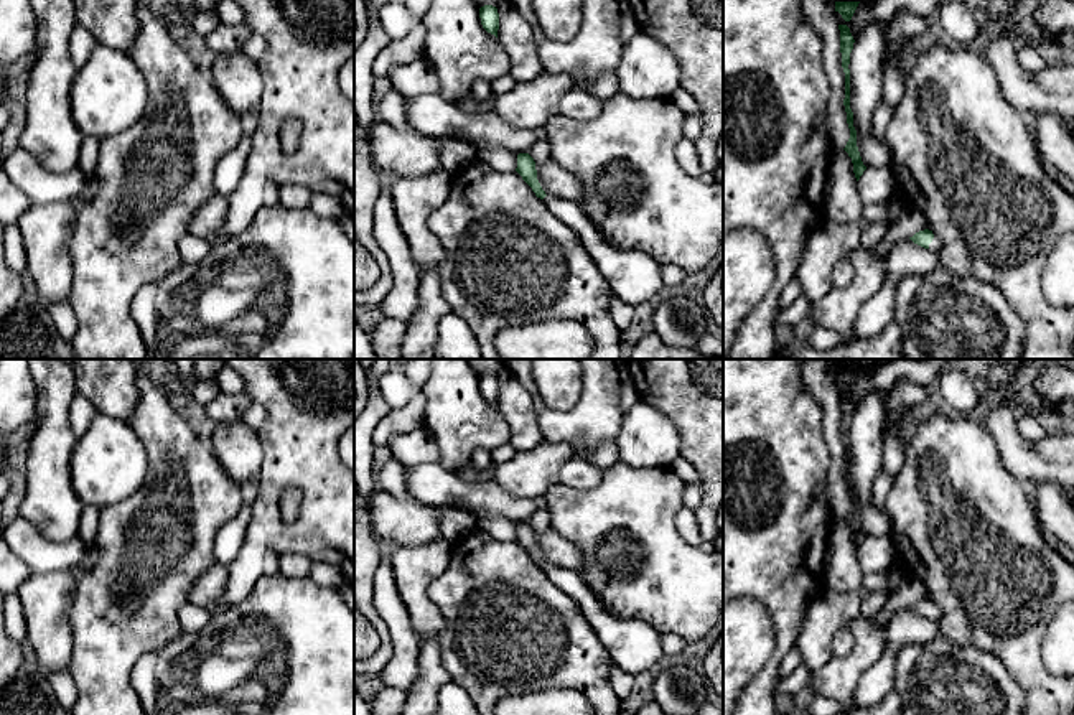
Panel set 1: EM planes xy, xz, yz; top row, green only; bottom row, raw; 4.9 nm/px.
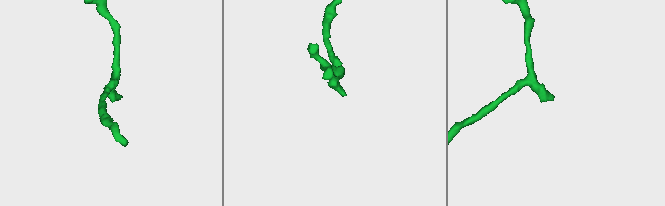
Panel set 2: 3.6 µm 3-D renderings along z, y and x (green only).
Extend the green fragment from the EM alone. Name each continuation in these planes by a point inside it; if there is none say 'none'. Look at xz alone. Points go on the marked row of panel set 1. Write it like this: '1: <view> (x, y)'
1: xz (635, 277)

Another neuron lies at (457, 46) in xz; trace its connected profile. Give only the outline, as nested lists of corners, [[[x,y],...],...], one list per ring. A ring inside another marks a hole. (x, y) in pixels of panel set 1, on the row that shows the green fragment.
[[[432,0],[422,23],[427,30],[423,58],[438,76],[440,94],[446,100],[468,97],[479,79],[493,82],[509,74],[511,59],[497,38],[483,28],[474,0]]]

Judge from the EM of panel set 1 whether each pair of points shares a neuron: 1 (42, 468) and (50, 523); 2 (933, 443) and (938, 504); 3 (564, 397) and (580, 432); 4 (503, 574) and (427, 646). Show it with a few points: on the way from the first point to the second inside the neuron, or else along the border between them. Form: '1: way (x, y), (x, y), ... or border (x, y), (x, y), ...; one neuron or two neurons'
1: way (48, 481), (50, 509); one neuron
2: way (938, 458), (938, 490); one neuron
3: border (583, 376), (580, 397), (564, 411), (536, 389); two neurons
4: border (437, 640), (440, 663), (450, 676); two neurons

